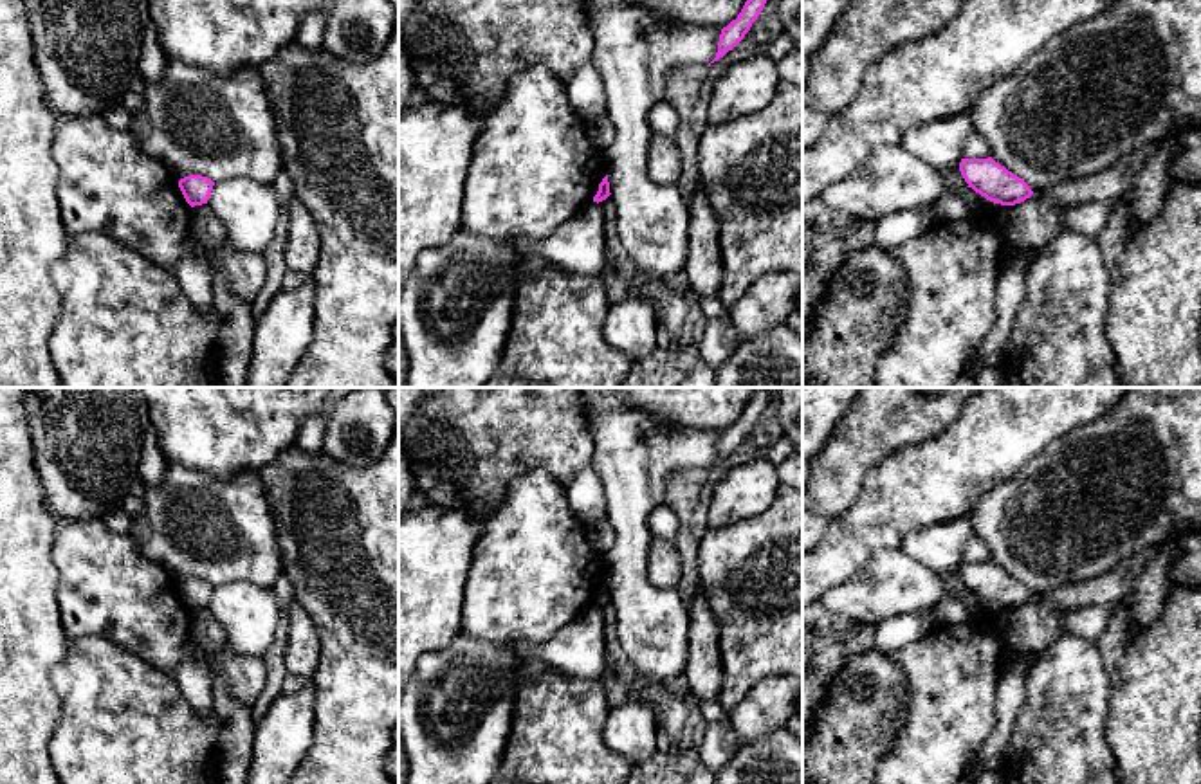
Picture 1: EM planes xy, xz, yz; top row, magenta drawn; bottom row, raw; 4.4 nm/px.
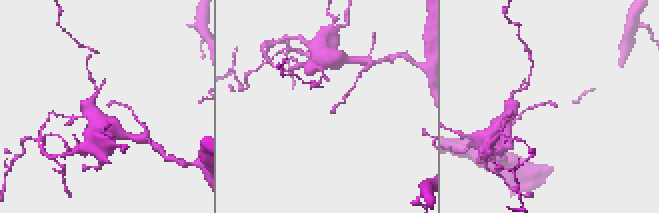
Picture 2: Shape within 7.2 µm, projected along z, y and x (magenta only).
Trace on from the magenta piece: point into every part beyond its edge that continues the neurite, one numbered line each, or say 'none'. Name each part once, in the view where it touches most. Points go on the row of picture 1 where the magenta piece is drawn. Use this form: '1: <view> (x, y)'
none

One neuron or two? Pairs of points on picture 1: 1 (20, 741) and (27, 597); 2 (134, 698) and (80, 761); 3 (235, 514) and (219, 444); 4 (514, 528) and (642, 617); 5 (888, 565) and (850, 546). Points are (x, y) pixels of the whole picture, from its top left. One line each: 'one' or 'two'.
1: one
2: one
3: two
4: two
5: two

